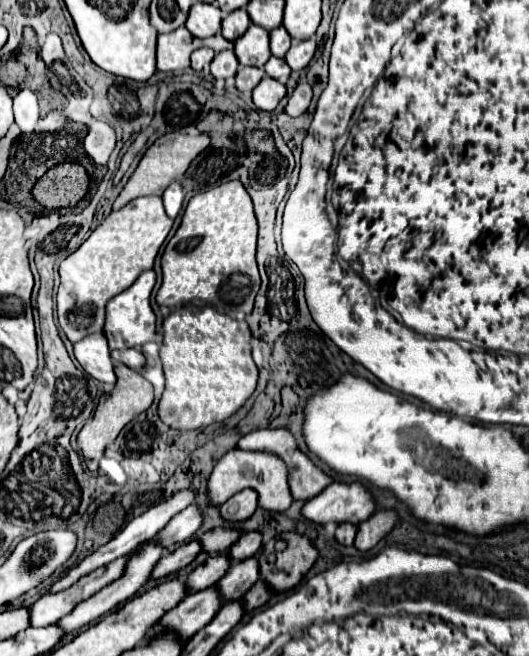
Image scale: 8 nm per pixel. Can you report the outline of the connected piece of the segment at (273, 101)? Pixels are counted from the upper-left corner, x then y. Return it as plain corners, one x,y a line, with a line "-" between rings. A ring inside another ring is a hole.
264,76
262,82
254,88
254,104
260,110
274,110
284,96
286,96
286,86
270,76

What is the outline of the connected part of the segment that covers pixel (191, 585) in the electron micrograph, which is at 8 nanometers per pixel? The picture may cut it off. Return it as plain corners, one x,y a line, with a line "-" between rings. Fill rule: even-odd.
216,554
210,556
202,566
198,566
188,578
186,586
188,590
202,590
212,584
216,584
230,568
230,556
228,554

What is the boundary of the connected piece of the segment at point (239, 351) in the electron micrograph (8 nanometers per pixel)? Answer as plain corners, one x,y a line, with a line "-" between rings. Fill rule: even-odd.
184,306
170,312
162,324
164,340
160,346
160,358
166,376
166,390
158,404
160,420
176,430
196,430
230,418
252,396
258,382
258,368
250,354
250,328
242,320
234,320
210,306

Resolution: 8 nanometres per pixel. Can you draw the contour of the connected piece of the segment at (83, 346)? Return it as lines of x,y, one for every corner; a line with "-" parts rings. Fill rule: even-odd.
92,334
82,338
78,344
74,344
74,354
80,366
96,380
104,384
114,384
116,374
114,374
114,364
110,358
108,342
102,334

